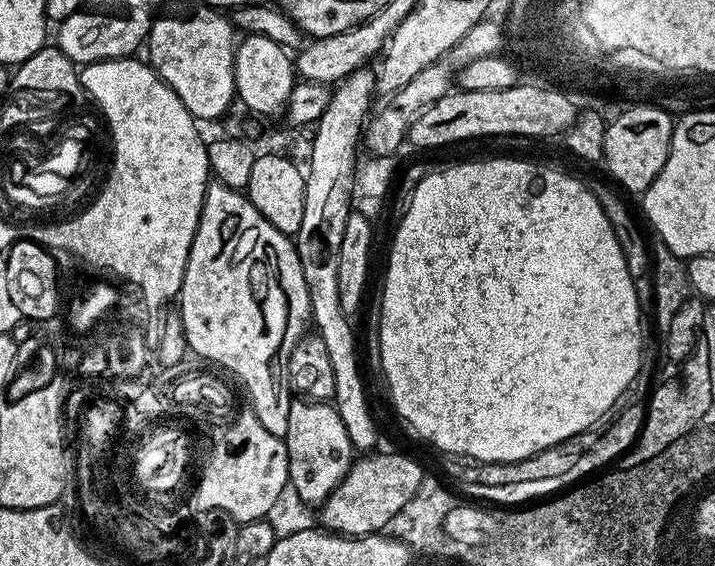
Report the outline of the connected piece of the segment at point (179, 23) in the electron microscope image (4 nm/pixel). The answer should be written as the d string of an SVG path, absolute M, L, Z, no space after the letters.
M197 6L188 8L185 12L176 12L173 16L157 15L148 30L146 52L147 63L159 74L165 82L178 94L178 98L186 106L190 115L197 121L216 120L228 107L232 100L237 99L236 83L234 82L234 54L238 43L234 35L233 26L229 17L222 12L215 12L213 8Z

